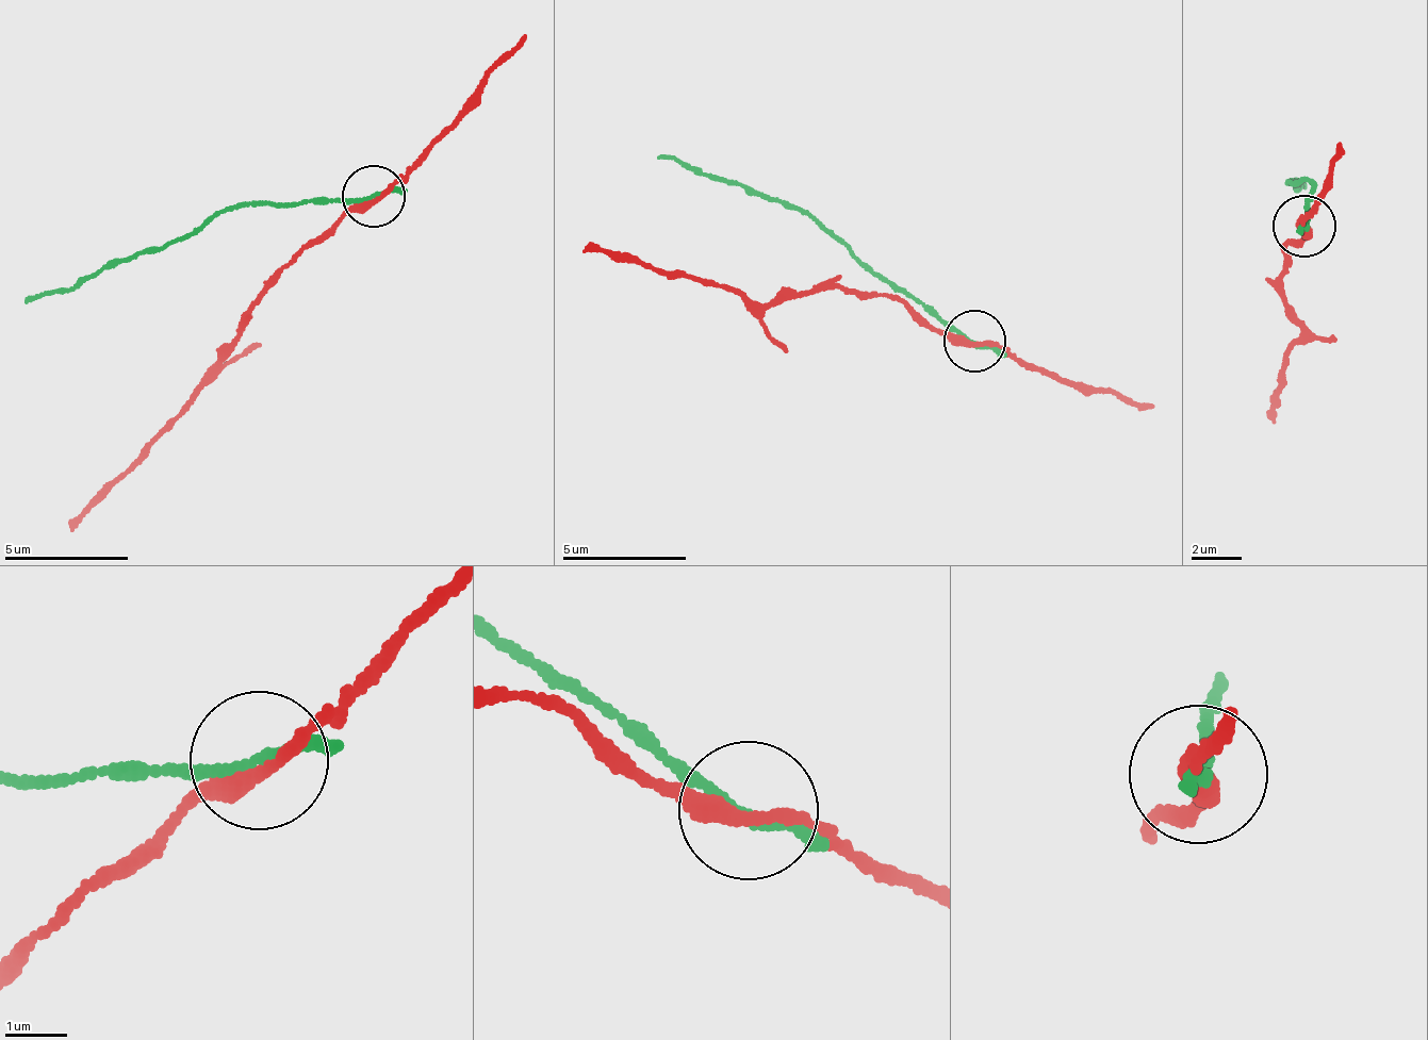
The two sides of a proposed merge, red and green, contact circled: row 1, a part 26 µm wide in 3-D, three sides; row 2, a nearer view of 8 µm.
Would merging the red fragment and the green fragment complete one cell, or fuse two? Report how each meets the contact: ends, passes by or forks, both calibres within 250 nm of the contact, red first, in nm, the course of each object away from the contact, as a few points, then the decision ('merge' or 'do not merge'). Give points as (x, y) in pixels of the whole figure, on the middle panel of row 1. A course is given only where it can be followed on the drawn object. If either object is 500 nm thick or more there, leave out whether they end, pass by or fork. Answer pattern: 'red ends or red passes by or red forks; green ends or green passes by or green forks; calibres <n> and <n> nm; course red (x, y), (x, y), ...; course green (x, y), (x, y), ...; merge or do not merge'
red passes by; green passes by; calibres 280 and 160 nm; course red (972, 340), (879, 293), (842, 285), (760, 307), (691, 275), (581, 250); course green (972, 340), (877, 274), (844, 237), (802, 214), (655, 160); merge

